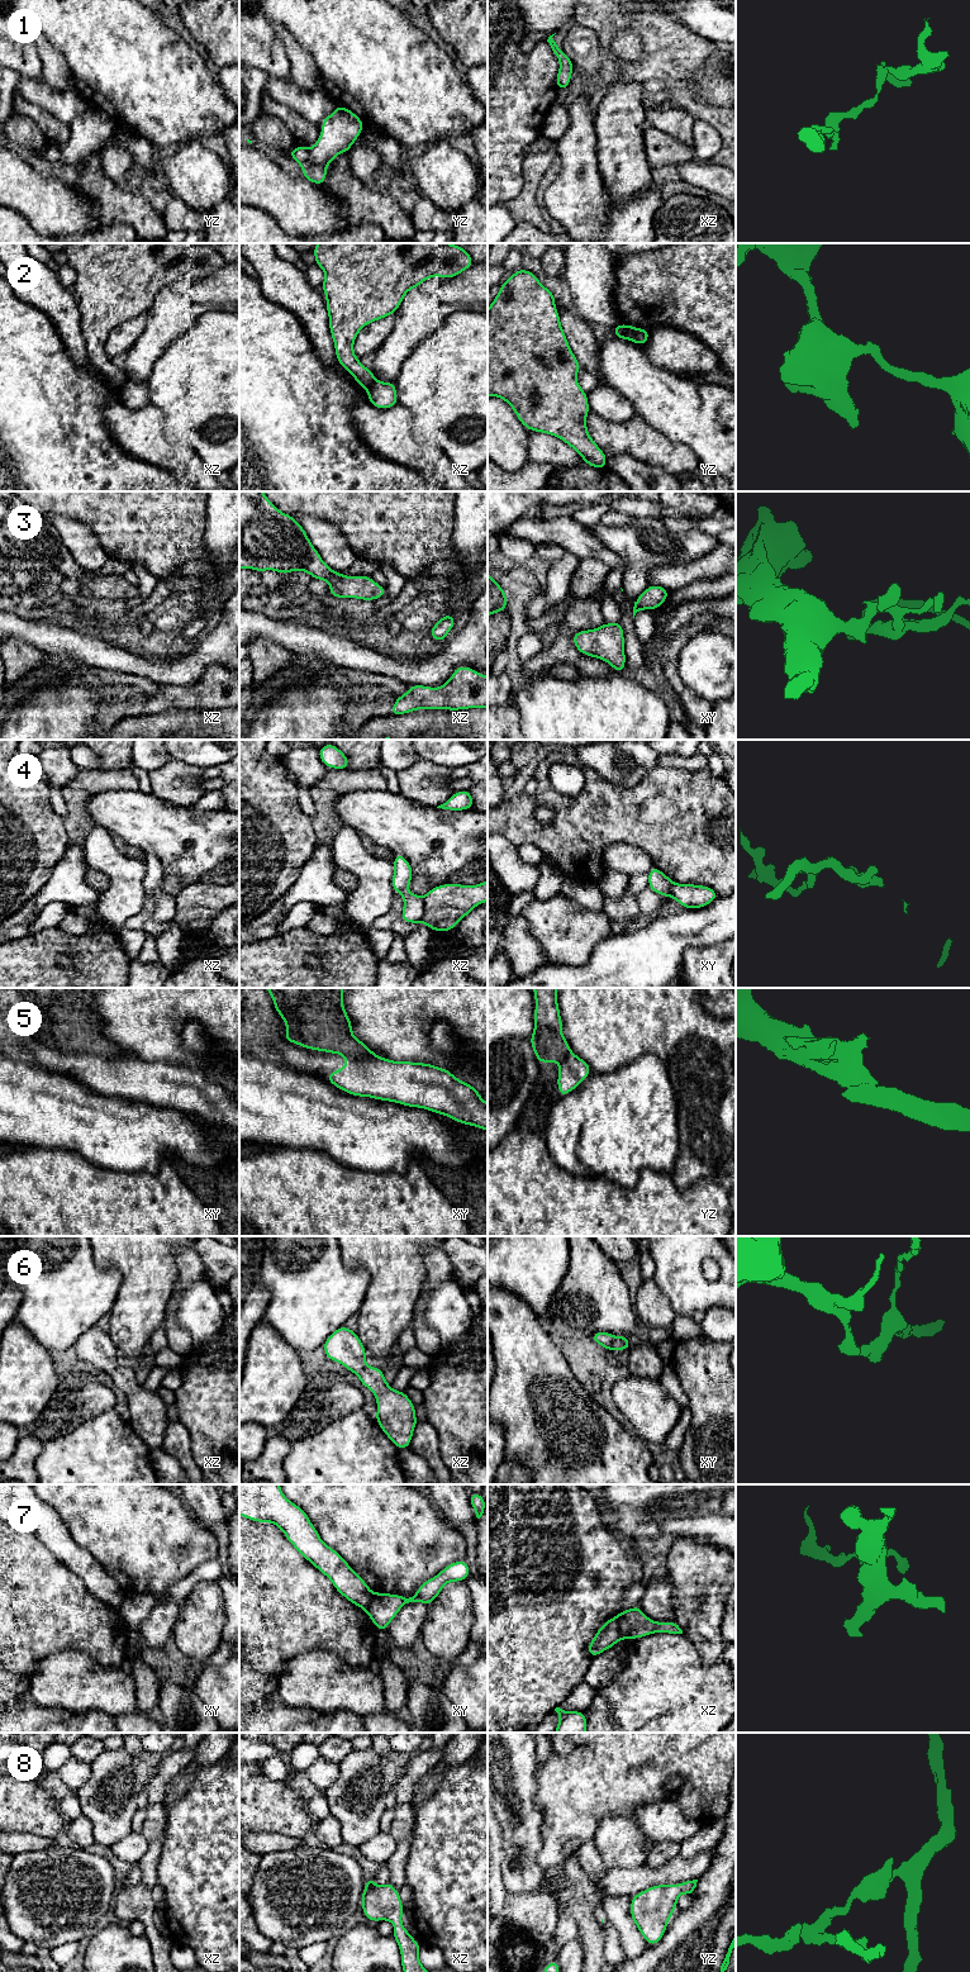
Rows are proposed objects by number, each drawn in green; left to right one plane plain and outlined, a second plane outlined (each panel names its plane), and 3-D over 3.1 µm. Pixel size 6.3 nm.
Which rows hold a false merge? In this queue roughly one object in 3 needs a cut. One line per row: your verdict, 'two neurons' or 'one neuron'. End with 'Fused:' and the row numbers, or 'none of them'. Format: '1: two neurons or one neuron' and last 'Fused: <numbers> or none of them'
1: one neuron
2: two neurons
3: one neuron
4: two neurons
5: two neurons
6: one neuron
7: two neurons
8: one neuron
Fused: 2, 4, 5, 7

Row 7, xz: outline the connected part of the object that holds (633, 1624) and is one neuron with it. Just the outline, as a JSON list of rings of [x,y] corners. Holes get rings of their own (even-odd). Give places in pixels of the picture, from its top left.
[[[639,1605],[623,1610],[618,1615],[622,1639],[637,1639],[655,1633],[683,1634],[675,1620],[658,1622],[648,1619]]]

